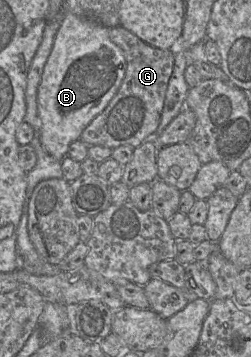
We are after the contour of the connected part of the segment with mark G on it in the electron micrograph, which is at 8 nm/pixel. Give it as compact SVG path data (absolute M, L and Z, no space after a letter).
M122 26L109 29L109 37L121 48L126 59L124 79L106 108L83 130L79 139L88 146L111 149L130 145L134 149L157 135L175 55L171 49L153 47Z

